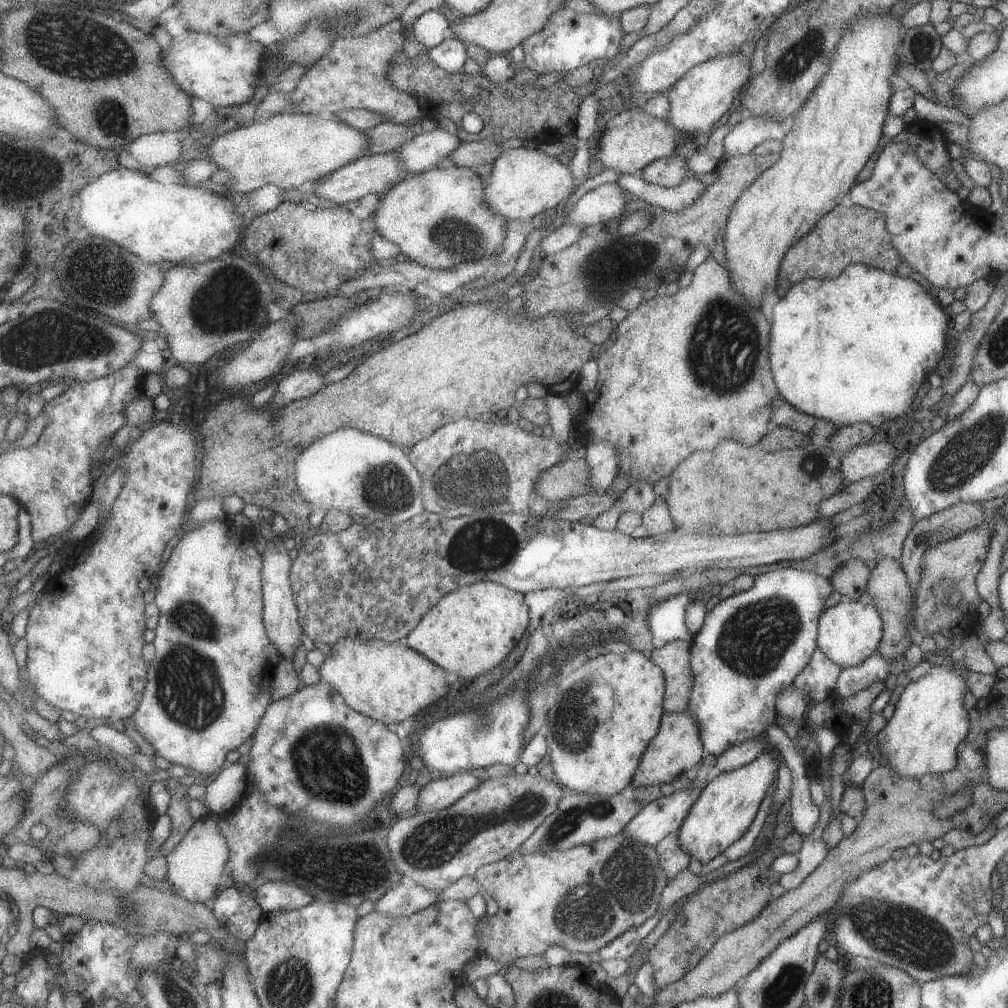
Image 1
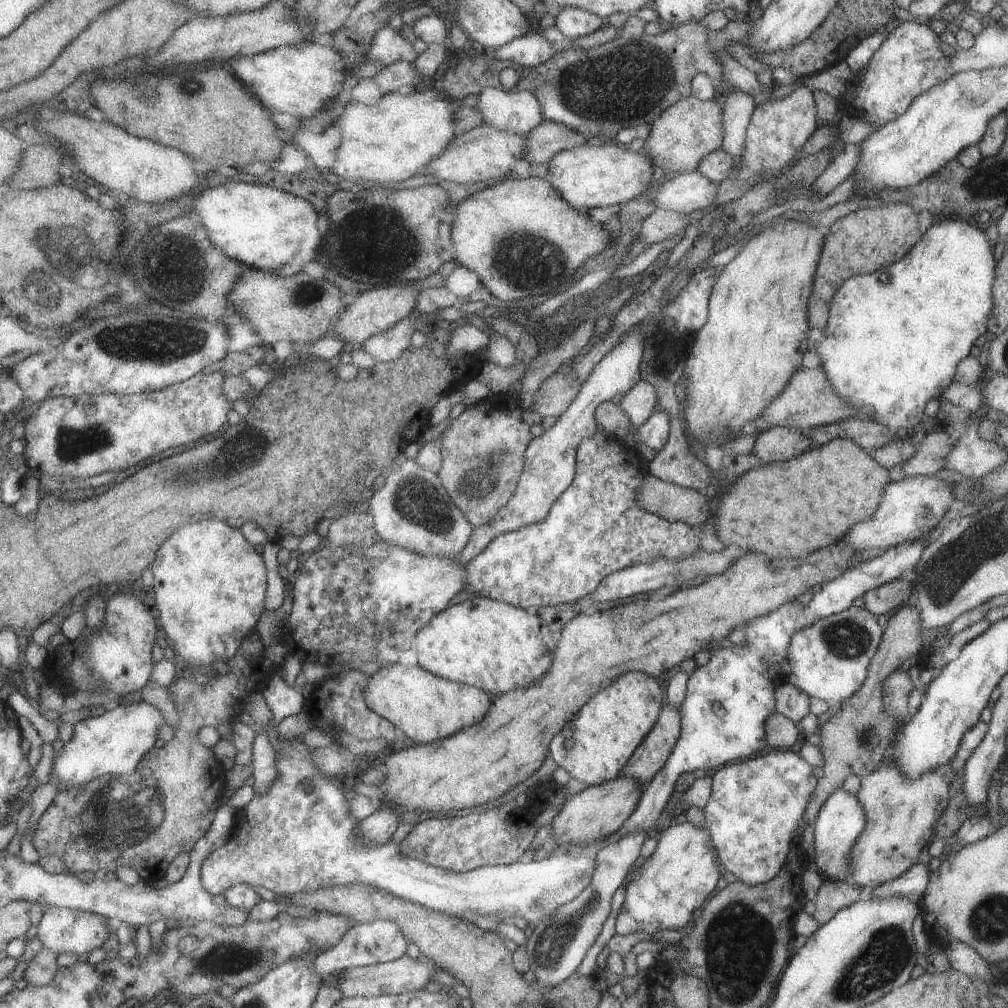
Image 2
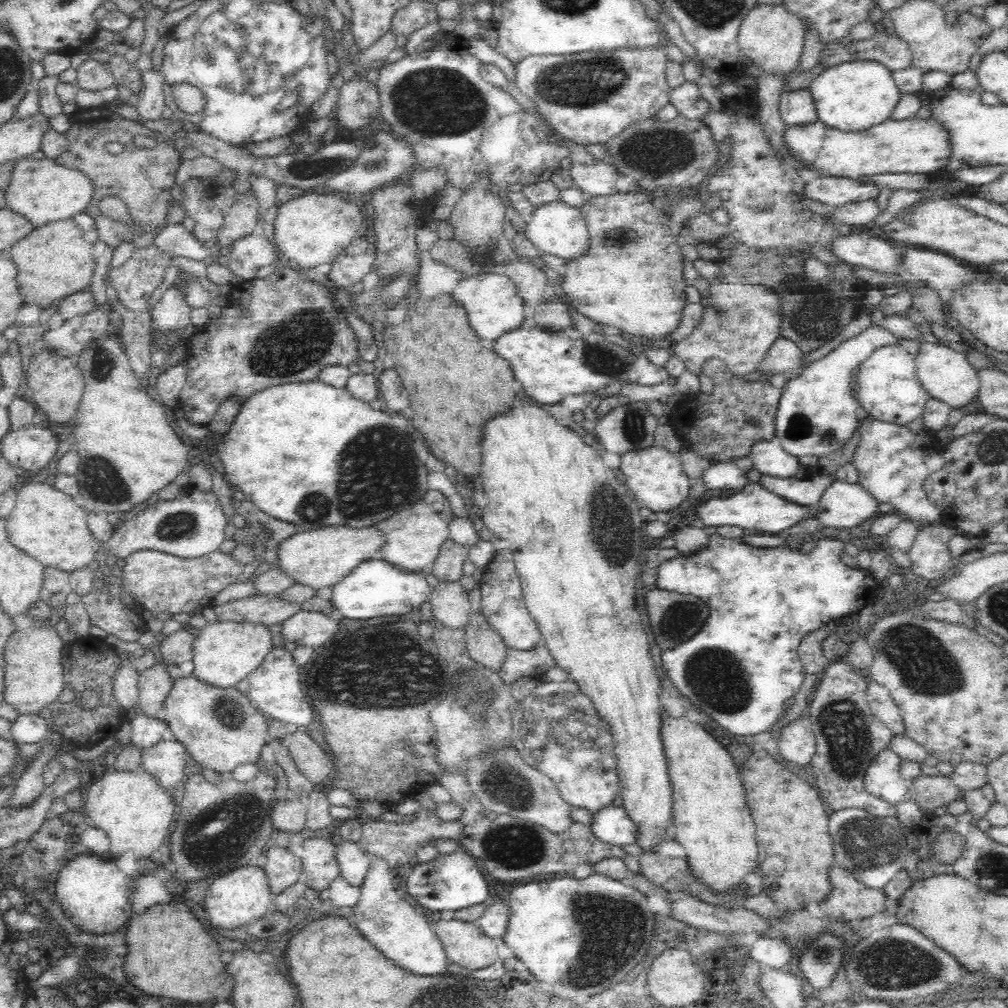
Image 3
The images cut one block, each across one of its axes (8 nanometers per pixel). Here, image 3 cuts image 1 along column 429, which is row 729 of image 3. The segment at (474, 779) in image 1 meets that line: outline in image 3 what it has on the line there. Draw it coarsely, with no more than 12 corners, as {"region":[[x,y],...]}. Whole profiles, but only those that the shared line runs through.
{"region":[[801,716],[783,728],[780,760],[808,768],[816,737]]}

